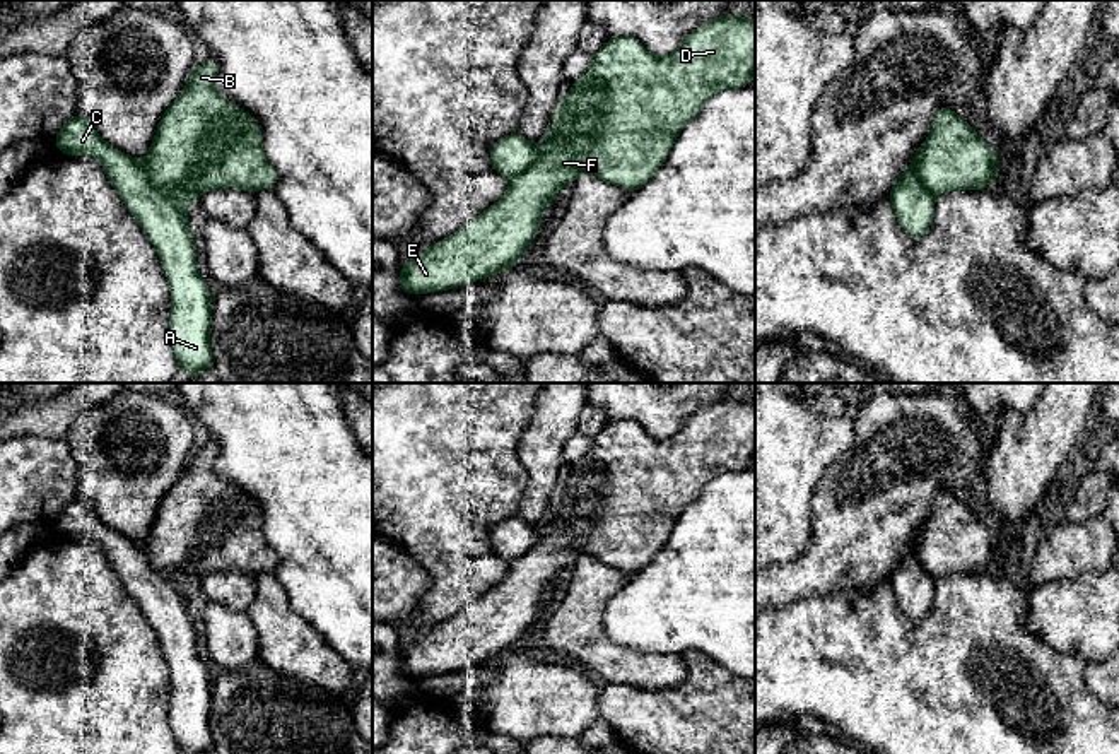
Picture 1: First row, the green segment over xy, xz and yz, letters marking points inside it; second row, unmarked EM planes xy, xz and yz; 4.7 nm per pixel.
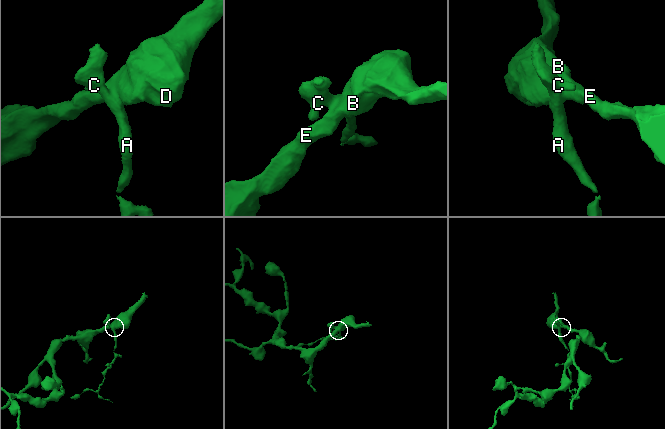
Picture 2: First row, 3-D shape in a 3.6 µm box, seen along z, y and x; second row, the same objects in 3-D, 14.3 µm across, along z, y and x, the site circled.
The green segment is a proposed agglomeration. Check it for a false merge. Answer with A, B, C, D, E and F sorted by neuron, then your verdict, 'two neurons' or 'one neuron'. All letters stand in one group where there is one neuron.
groups A C / B D E F; two neurons

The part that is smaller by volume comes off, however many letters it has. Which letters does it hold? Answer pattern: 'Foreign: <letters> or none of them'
Foreign: A, C

